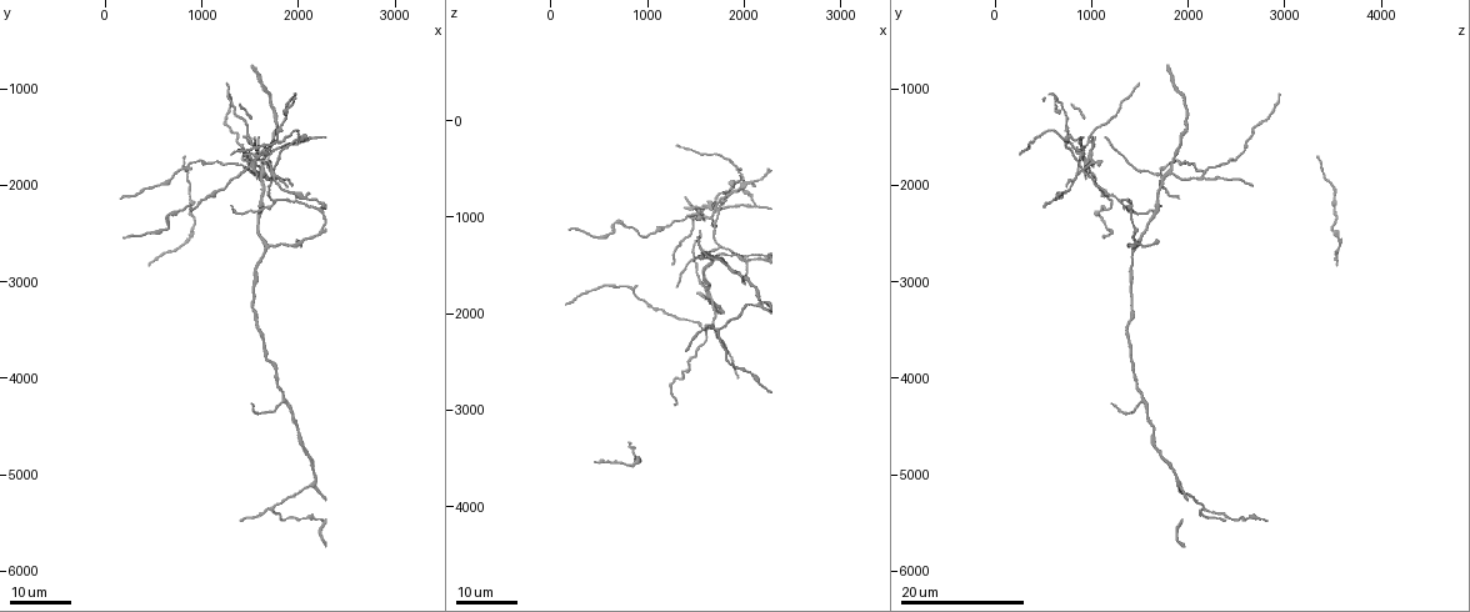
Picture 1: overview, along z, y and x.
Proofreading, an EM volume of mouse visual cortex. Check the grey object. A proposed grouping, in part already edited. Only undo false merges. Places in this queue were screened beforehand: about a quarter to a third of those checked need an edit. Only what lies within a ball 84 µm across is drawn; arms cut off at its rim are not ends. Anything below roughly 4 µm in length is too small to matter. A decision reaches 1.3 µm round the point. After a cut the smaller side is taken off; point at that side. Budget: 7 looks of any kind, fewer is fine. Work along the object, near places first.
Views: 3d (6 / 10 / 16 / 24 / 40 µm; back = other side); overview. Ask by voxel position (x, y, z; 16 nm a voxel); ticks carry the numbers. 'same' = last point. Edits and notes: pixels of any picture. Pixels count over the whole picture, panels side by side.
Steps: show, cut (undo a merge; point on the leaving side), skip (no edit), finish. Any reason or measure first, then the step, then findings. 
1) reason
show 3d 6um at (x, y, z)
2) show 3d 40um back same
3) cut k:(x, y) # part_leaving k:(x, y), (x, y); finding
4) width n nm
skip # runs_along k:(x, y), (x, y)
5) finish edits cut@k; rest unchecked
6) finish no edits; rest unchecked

three-way junction
show 3d 24um at (1760, 2180, 1320)

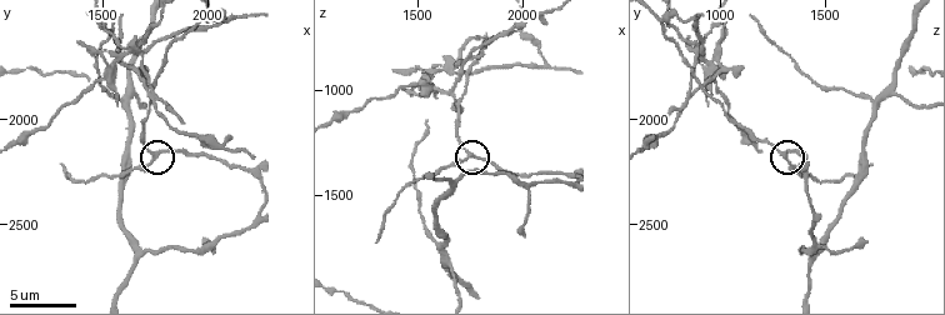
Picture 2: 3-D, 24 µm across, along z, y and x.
show 3d 6um at (1740, 2170, 1310)

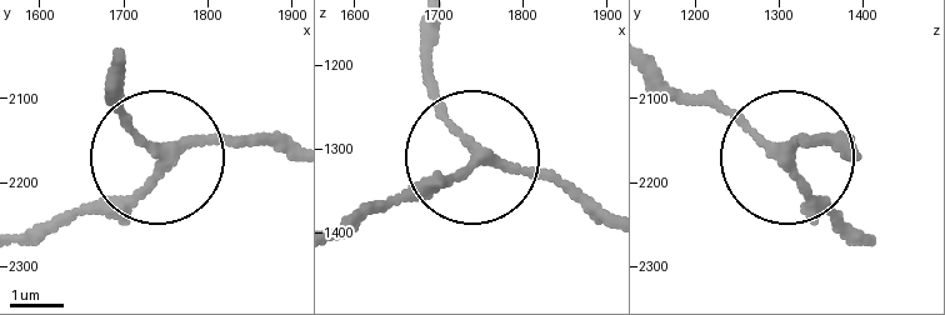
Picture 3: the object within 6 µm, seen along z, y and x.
side_arm 12 um
skip # runs_along 3:(855, 160), (793, 151), (793, 174), (833, 223); one cell here

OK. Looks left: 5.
branch point
show 3d 10um at (1600, 1910, 1740)

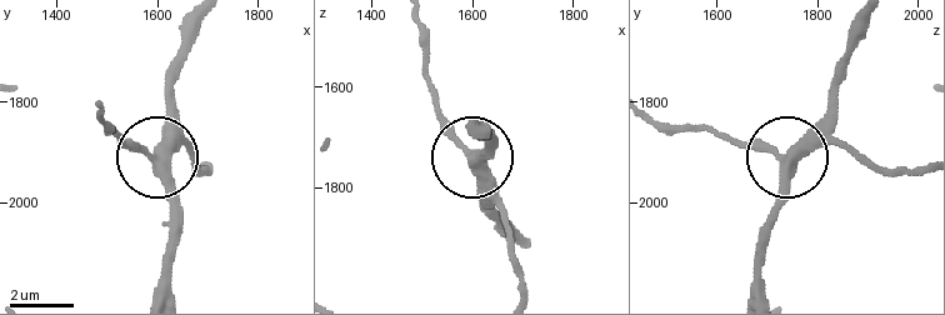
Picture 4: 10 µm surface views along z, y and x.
arms 3
skip # runs_along 4:(751, 290), (754, 250), (778, 194), (784, 155), (724, 140); all the same cell

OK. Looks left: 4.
branch point
show 3d 16um at (2160, 5140, 1900)

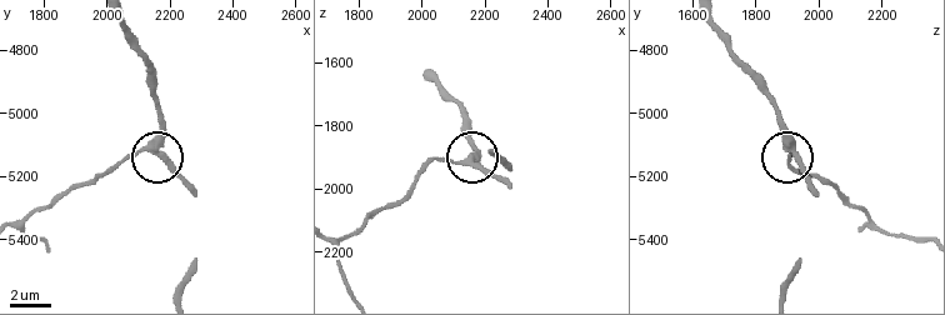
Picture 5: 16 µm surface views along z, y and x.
zoom in
show 3d 6um at (2140, 5110, 1920)

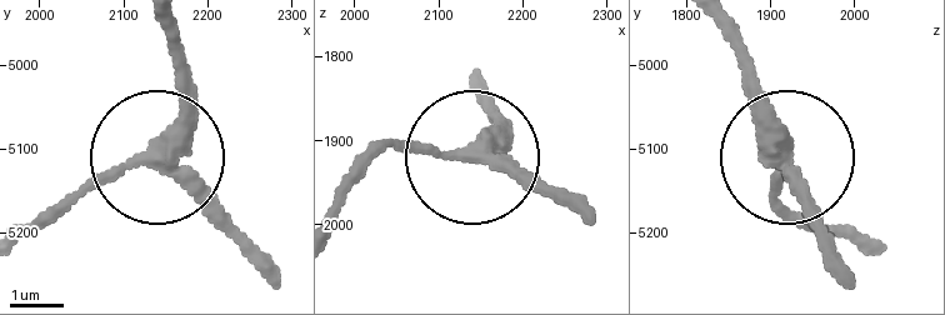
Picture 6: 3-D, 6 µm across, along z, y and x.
show 3d 6um back at (2140, 5115, 1915)

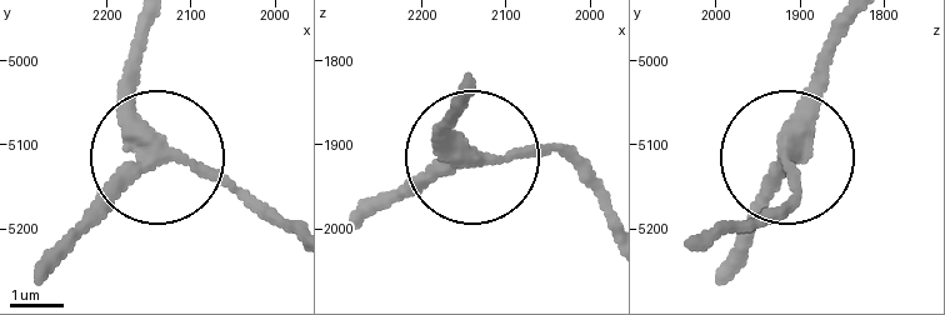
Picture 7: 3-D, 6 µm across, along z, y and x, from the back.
arms 3
skip # runs_along 7:(855, 25), (725, 276); one cell here

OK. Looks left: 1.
finish no edits; rest unchecked

